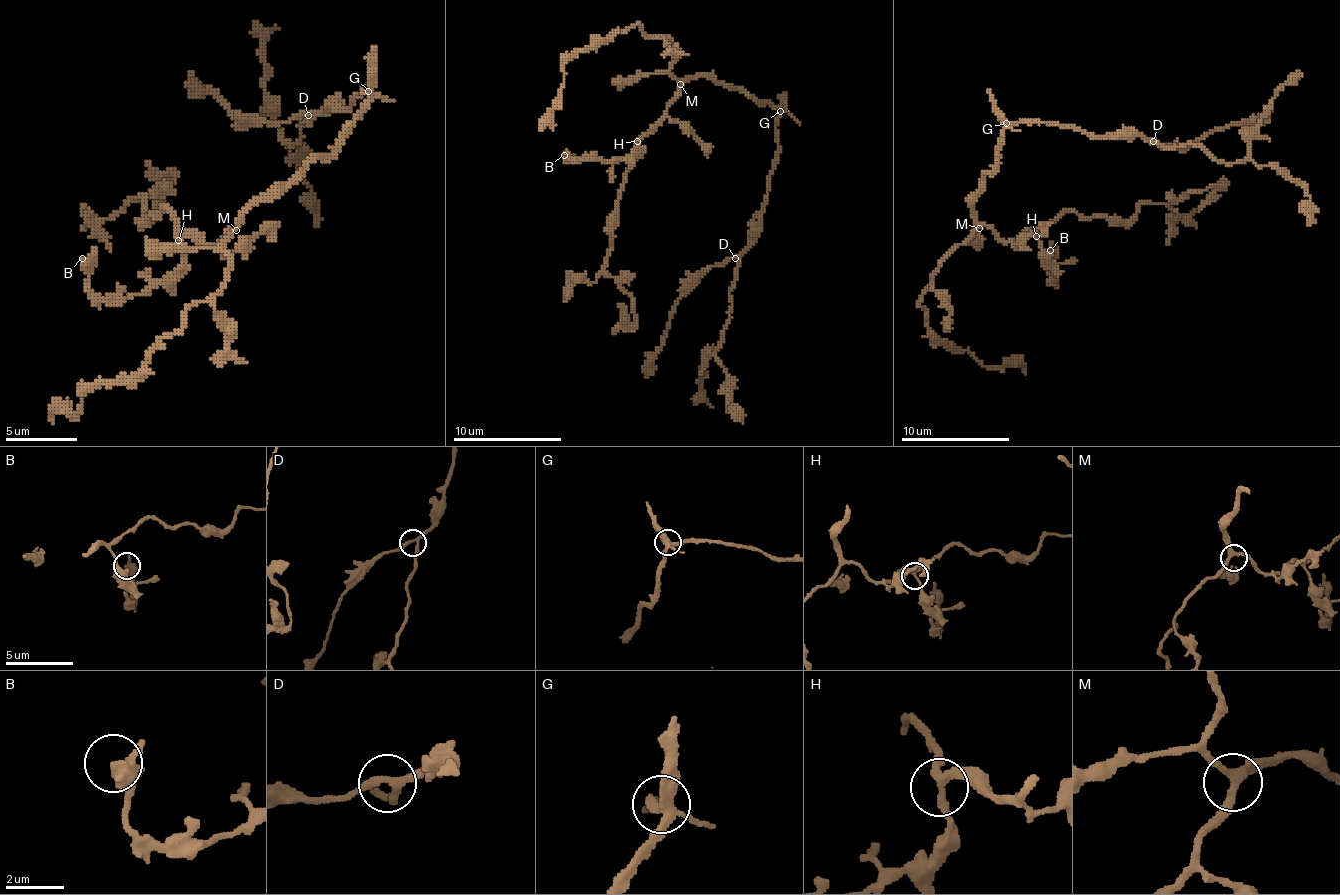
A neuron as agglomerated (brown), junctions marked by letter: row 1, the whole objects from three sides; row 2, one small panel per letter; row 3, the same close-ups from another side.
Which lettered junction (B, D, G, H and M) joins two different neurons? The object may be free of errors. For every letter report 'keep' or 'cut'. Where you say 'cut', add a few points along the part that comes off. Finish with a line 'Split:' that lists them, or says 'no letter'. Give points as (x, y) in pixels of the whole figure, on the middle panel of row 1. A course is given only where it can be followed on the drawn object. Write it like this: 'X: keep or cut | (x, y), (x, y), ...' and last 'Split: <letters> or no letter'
B: keep
D: keep
G: keep
H: keep
M: keep
Split: no letter

